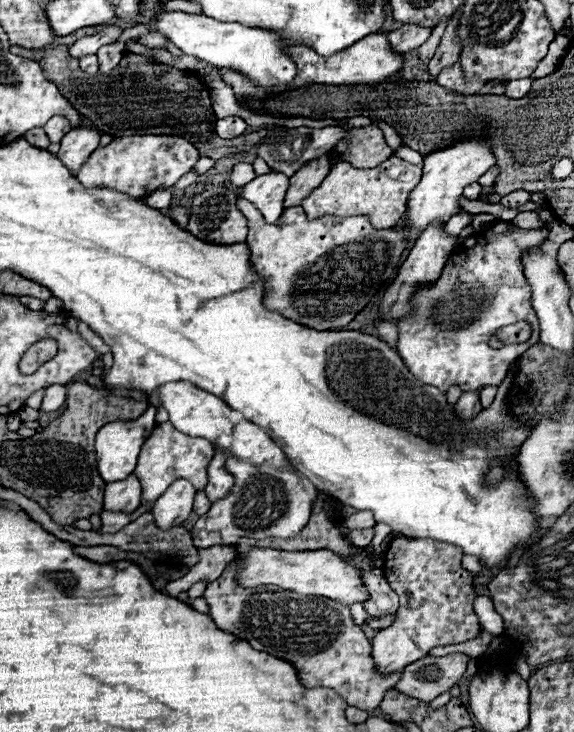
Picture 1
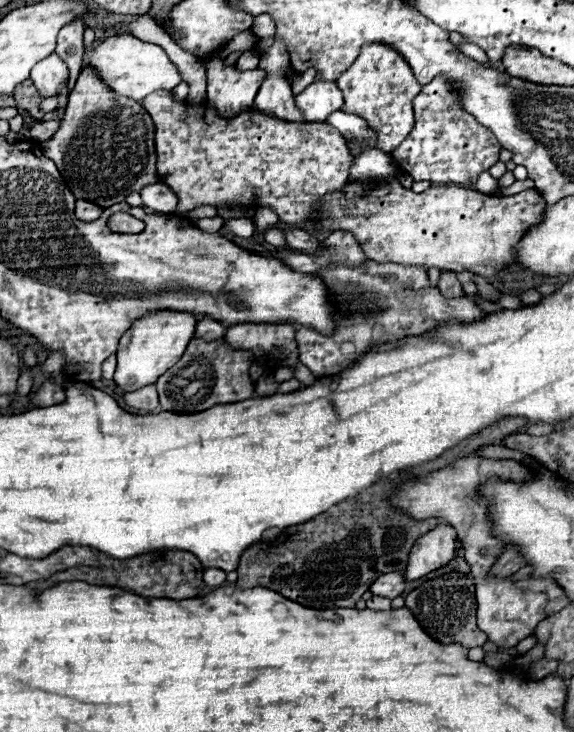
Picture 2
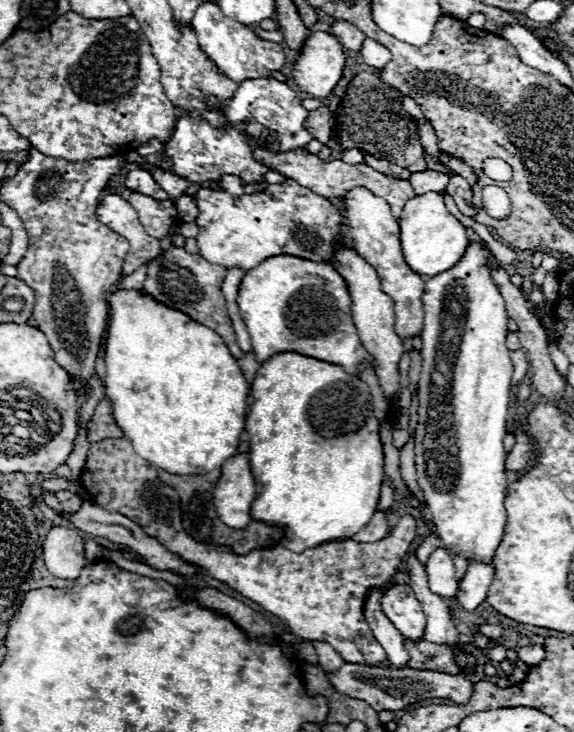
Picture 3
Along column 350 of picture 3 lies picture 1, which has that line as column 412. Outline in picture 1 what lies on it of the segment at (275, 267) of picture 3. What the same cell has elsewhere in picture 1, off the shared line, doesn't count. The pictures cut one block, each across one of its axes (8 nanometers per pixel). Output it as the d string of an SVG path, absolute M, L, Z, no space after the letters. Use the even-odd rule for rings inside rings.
M496 220L492 222L490 228L484 229L478 234L478 244L472 250L462 250L450 256L450 260L446 262L442 276L422 288L412 304L416 306L416 310L412 312L412 316L404 318L398 322L398 352L402 356L402 360L406 362L406 366L410 368L410 372L422 380L428 386L436 386L440 392L448 392L450 386L460 386L462 392L470 392L470 390L482 390L484 386L500 386L508 374L508 366L512 360L516 360L520 354L524 354L530 346L538 344L538 318L536 312L532 310L532 294L530 294L530 286L526 284L524 278L524 270L522 270L522 250L538 246L544 242L548 230L522 230L510 222L502 222ZM516 322L528 322L532 326L532 336L528 342L512 346L506 344L500 350L494 350L488 346L488 338L502 326L508 324L516 324Z

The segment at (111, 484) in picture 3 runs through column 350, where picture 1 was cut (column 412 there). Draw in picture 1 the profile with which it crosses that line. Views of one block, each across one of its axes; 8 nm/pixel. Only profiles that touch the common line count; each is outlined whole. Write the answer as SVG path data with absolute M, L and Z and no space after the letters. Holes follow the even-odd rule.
M394 538L390 548L384 556L384 576L388 578L390 586L400 596L400 608L396 612L396 620L392 626L382 628L374 640L372 640L372 658L374 666L380 674L388 676L394 674L408 664L424 658L432 648L446 646L446 644L462 644L466 640L474 640L482 628L478 622L478 616L474 612L474 598L478 596L474 590L474 578L468 570L462 568L462 548L448 544L448 542L434 542L430 538L426 540L410 540L410 538Z

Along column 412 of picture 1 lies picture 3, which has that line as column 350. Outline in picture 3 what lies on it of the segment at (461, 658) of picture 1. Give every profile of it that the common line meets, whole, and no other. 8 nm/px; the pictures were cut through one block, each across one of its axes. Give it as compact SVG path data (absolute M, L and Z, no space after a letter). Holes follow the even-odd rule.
M346 662L340 670L336 672L326 672L332 688L344 696L350 696L350 698L358 698L358 700L364 700L368 702L376 712L380 710L404 710L408 704L414 704L414 702L420 702L420 700L426 700L426 698L450 698L452 702L456 704L466 704L472 696L472 682L466 680L466 674L456 674L456 676L450 676L450 674L434 674L434 672L428 672L428 670L410 670L408 666L398 670L398 668L378 668L378 666L362 666L362 664L350 664Z

